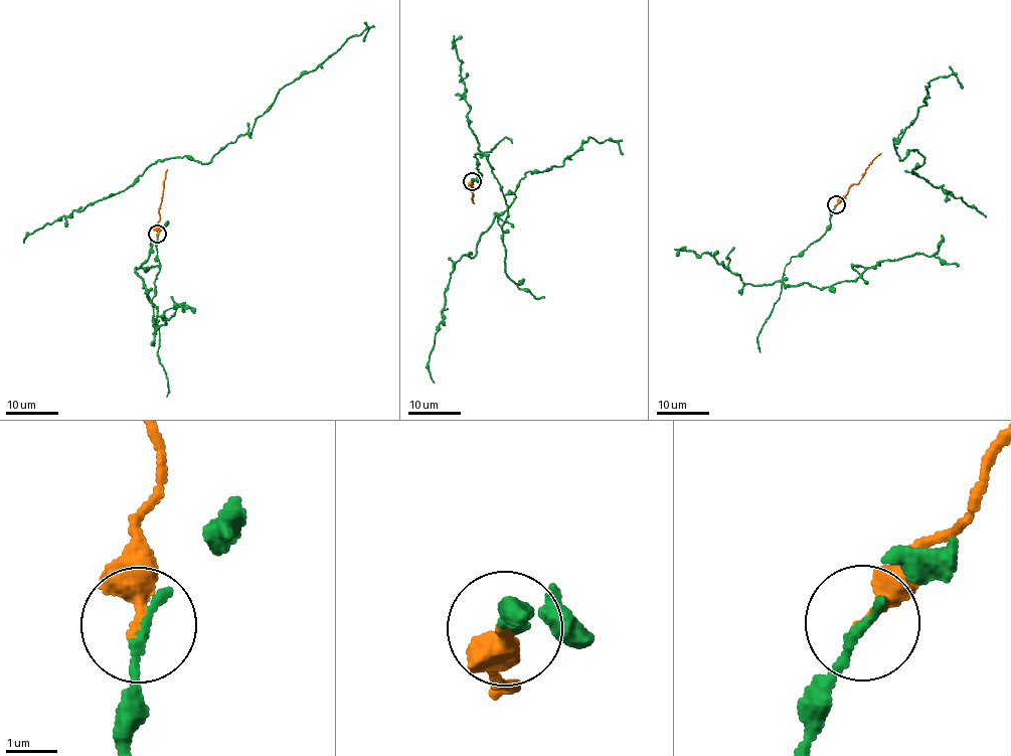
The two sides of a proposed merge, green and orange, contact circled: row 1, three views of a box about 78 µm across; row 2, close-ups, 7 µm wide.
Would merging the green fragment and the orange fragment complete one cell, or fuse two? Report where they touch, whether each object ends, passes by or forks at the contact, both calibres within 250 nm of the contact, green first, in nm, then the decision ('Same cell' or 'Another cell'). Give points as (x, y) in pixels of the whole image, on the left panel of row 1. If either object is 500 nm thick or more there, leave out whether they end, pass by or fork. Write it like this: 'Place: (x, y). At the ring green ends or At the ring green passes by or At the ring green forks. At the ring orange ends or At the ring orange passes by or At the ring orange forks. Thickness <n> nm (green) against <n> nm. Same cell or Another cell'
Place: (157, 234). At the ring green ends. At the ring orange ends. Thickness 200 nm (green) against 360 nm. Another cell

